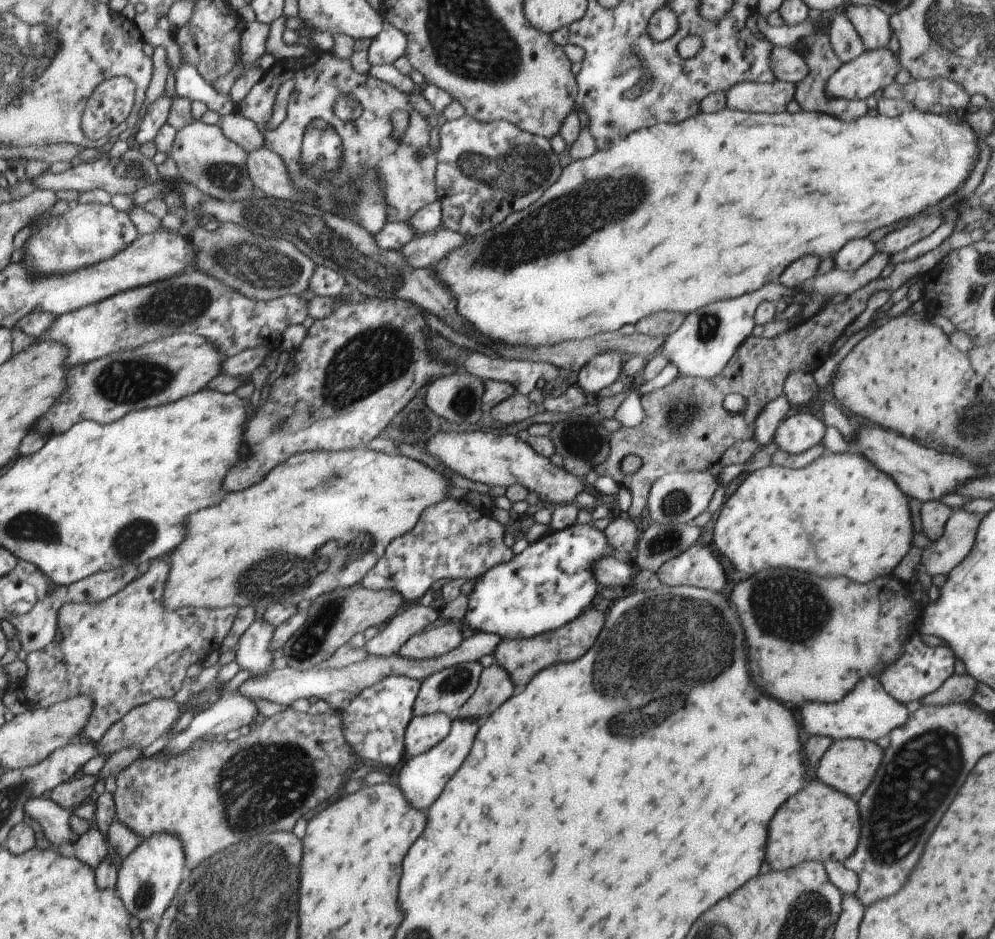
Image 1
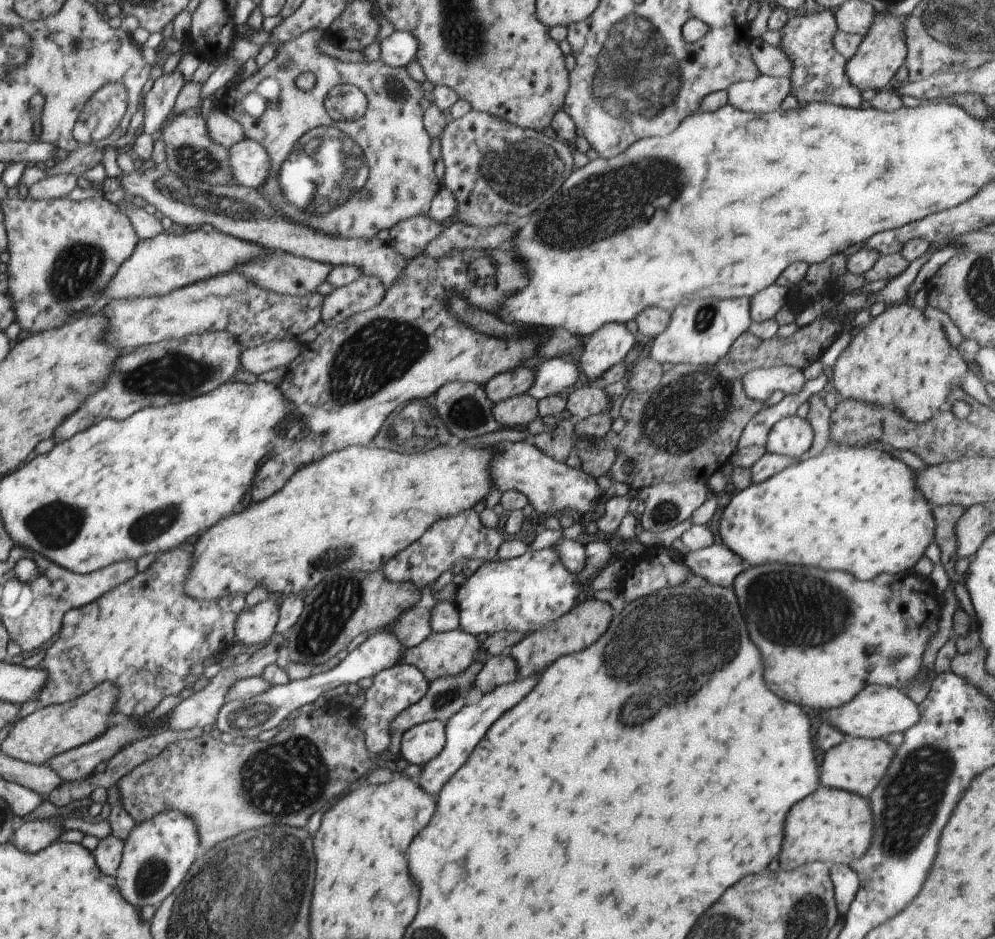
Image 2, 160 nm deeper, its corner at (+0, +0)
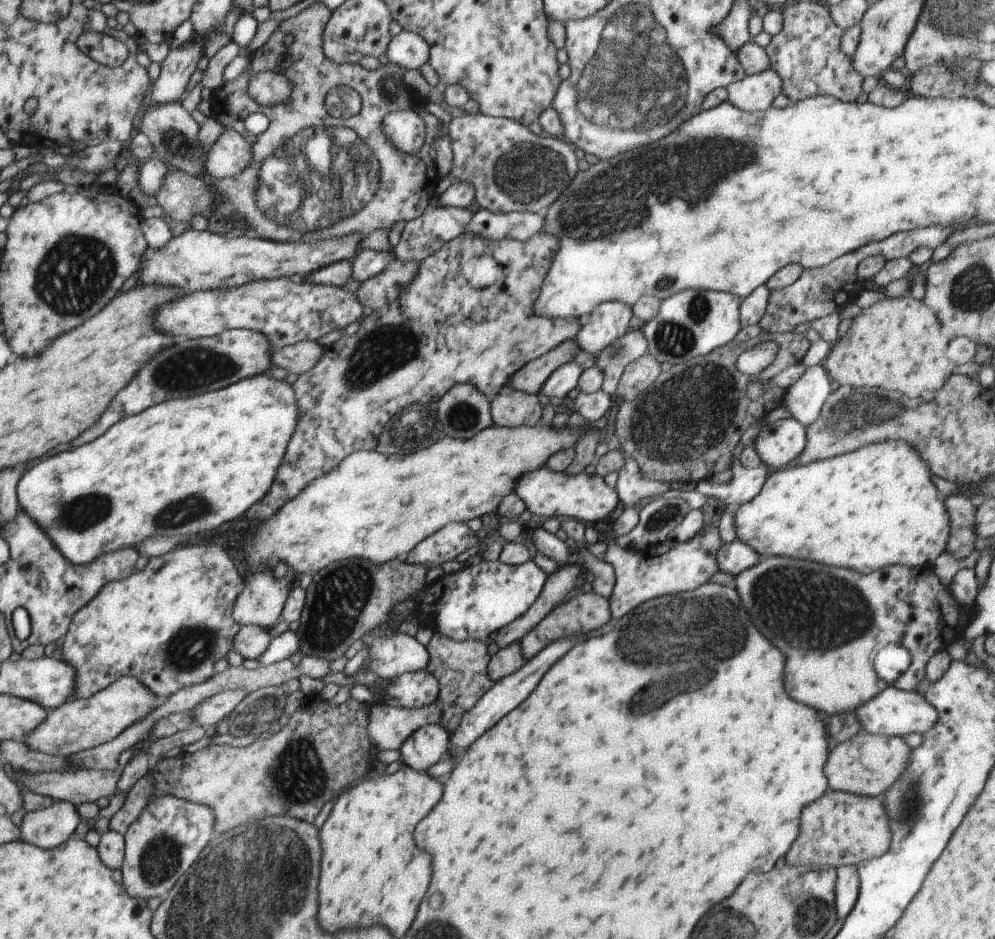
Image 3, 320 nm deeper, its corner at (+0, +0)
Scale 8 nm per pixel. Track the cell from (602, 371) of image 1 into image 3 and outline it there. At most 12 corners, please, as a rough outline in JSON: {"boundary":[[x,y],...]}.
{"boundary":[[602,302],[581,322],[580,350],[596,360],[626,336],[633,308]]}

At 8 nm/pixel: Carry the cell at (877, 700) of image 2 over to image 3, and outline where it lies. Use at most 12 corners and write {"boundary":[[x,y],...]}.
{"boundary":[[895,685],[855,713],[866,732],[922,735],[938,722],[923,693]]}

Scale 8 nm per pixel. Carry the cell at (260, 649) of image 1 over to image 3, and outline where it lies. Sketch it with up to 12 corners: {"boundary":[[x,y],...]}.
{"boundary":[[271,570],[244,579],[232,610],[241,627],[268,631],[283,612],[290,578]]}

